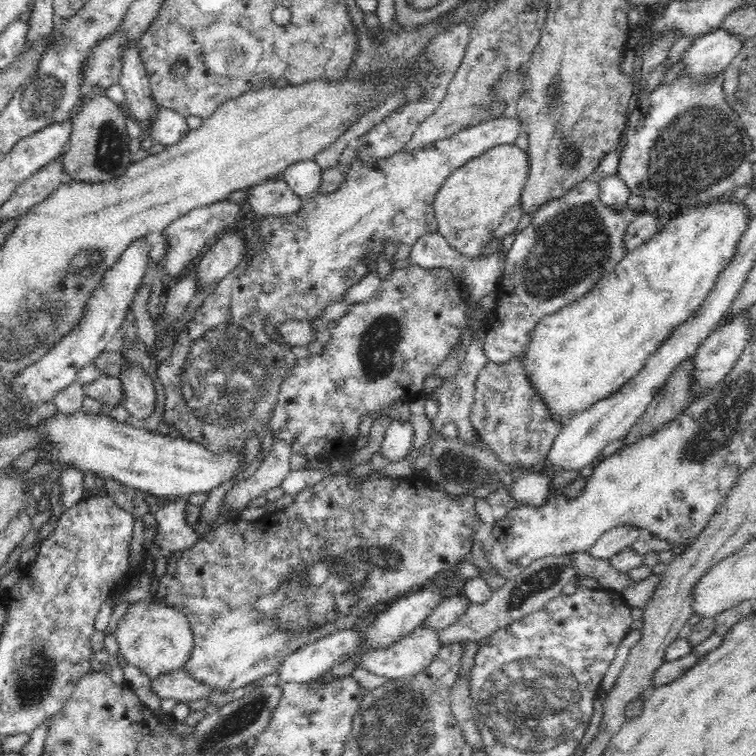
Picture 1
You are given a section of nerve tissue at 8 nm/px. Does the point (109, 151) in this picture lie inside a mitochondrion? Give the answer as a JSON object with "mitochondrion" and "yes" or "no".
{"mitochondrion":"yes"}

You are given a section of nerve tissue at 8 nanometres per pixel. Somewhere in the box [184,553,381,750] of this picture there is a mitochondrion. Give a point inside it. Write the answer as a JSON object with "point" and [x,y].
{"point":[343,717]}

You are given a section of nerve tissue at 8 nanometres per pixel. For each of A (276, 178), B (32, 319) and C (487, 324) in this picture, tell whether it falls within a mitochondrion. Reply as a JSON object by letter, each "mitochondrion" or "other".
{"A":"other","B":"mitochondrion","C":"other"}

